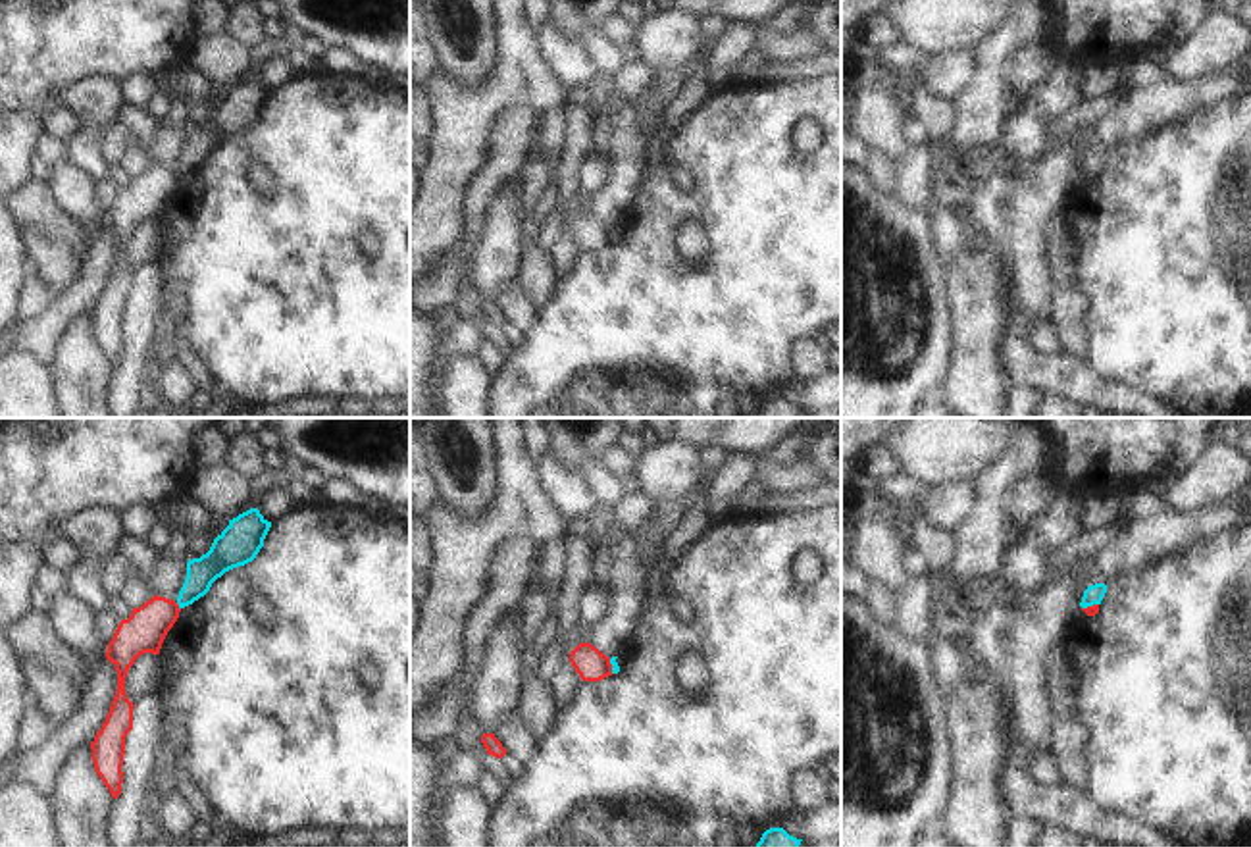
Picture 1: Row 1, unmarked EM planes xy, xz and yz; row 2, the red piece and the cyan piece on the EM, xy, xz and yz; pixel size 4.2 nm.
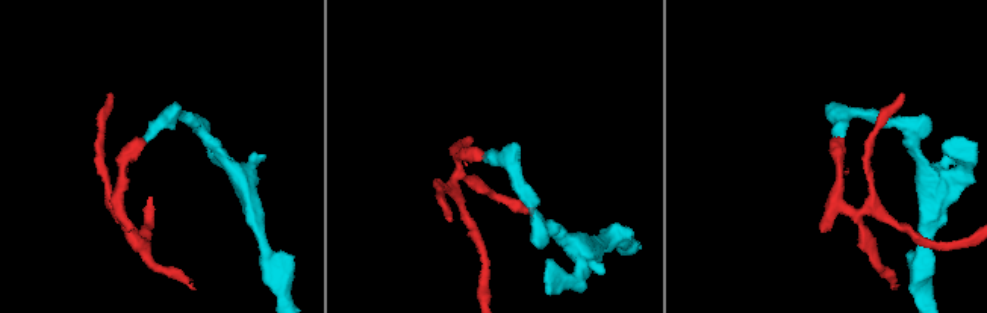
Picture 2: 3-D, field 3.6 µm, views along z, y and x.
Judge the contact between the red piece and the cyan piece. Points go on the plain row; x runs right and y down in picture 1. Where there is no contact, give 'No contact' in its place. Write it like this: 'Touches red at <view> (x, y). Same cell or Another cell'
Touches red at xy (178, 176). Another cell.

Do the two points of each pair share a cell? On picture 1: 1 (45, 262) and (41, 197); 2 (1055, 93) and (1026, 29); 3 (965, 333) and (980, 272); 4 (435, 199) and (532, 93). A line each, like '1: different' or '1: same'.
1: same
2: different
3: same
4: same

